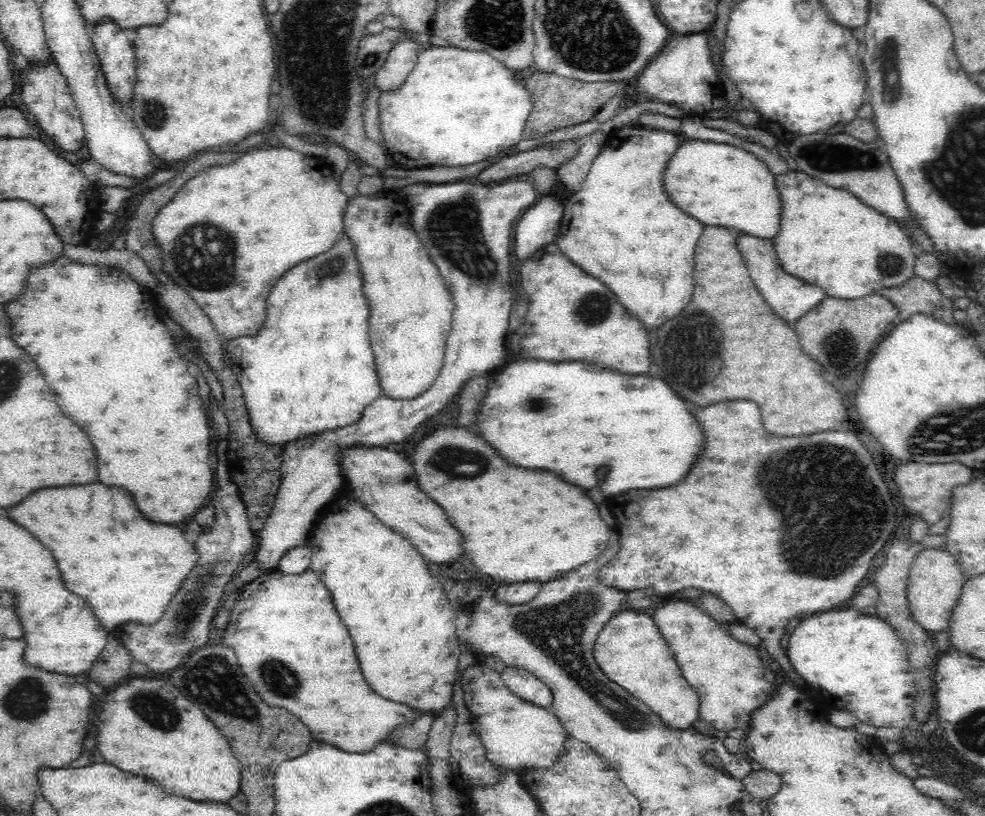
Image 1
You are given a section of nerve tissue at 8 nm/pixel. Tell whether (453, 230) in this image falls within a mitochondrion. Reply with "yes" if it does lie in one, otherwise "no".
yes

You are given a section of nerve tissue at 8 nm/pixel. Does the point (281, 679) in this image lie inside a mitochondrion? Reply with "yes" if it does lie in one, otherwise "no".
yes

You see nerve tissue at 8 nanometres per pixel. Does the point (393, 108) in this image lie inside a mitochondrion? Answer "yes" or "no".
no

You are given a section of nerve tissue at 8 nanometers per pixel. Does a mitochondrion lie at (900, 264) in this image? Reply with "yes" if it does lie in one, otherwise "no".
yes

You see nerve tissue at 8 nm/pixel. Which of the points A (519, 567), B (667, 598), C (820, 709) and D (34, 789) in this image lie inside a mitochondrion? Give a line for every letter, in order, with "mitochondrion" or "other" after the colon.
A: other
B: other
C: other
D: other

